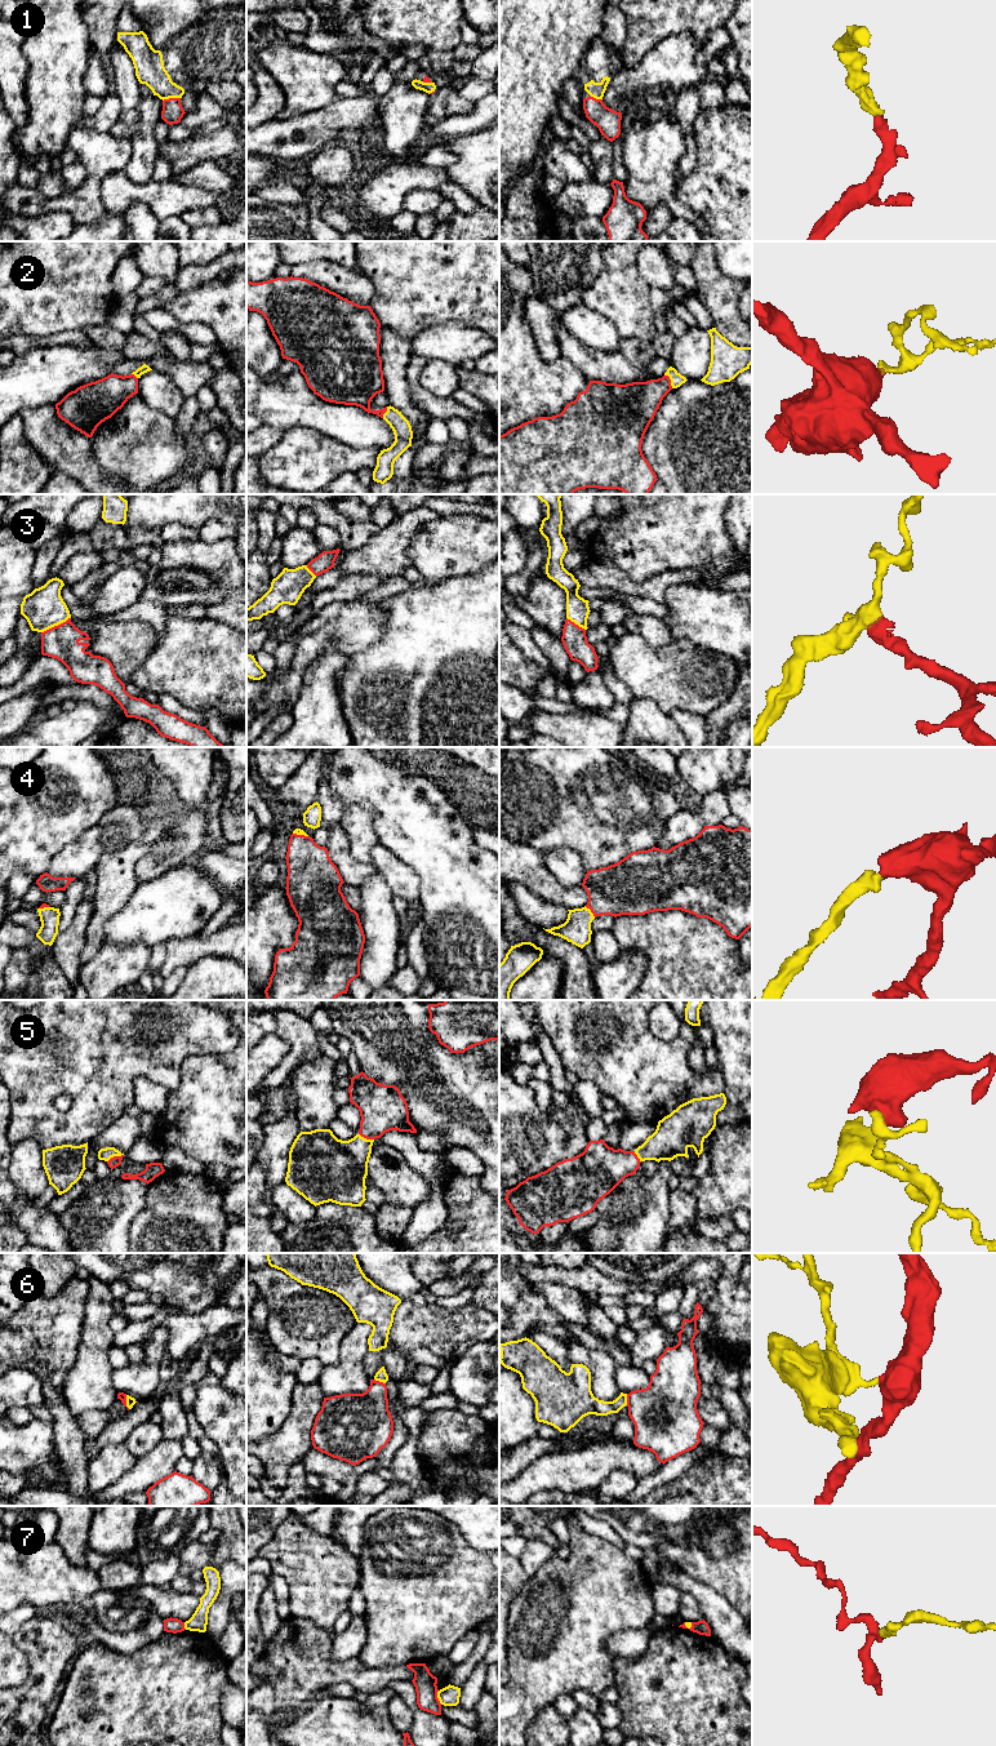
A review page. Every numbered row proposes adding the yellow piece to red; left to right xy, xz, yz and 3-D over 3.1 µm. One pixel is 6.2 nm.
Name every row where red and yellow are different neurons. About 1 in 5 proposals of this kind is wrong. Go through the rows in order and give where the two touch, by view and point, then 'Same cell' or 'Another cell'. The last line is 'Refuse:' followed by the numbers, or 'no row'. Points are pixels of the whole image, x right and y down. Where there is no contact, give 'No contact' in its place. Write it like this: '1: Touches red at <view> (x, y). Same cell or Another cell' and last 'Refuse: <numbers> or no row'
1: Touches red at xy (170, 98). Same cell
2: Touches red at yz (670, 381). Same cell
3: Touches red at xy (56, 626). Same cell
4: Touches red at yz (591, 911). Same cell
5: Touches red at xy (115, 1156). Same cell
6: Touches red at xz (378, 1381). Another cell
7: Touches red at xz (436, 1697). Another cell
Refuse: 6, 7

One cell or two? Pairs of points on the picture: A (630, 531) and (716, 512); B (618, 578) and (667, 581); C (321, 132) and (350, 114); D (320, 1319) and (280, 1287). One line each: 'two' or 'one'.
A: one
B: one
C: one
D: one

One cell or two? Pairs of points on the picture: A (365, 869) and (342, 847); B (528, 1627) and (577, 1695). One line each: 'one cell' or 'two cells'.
A: one cell
B: two cells

